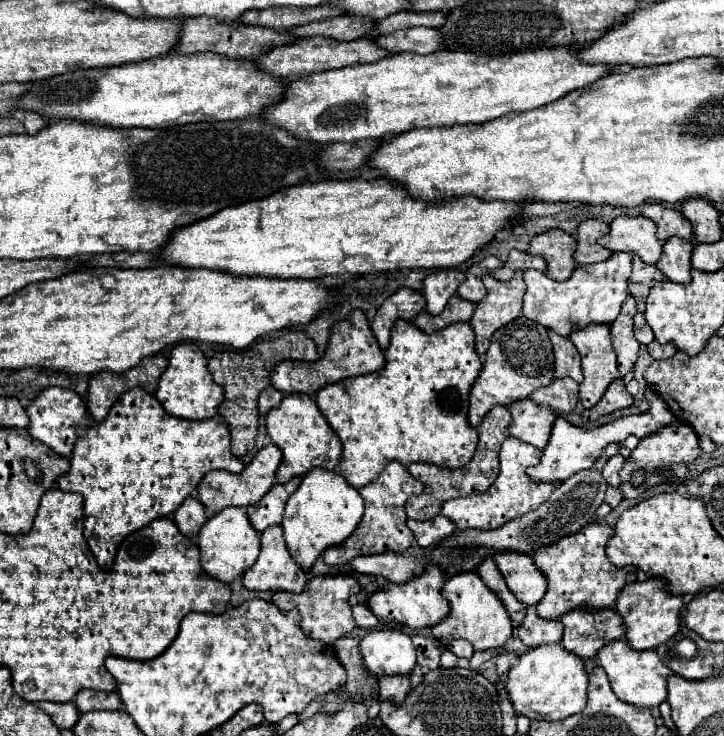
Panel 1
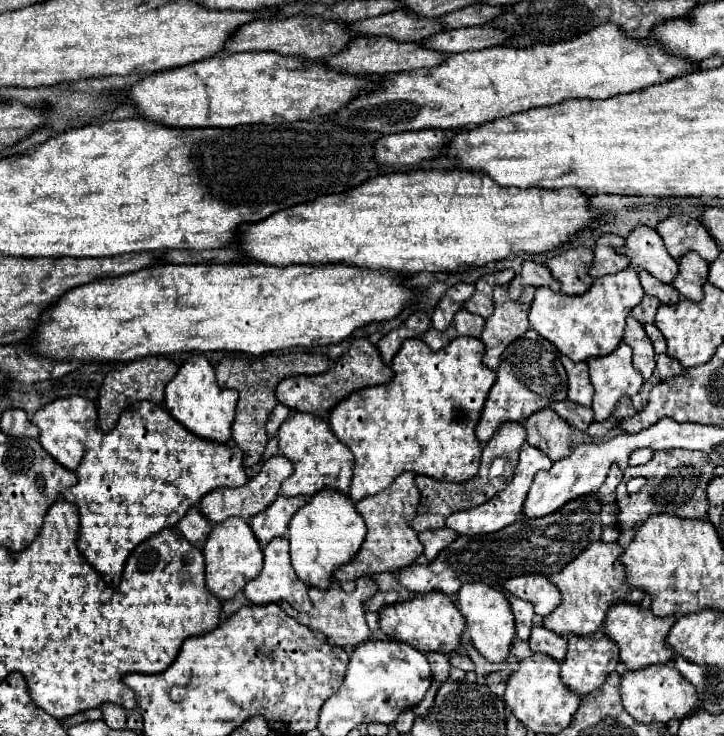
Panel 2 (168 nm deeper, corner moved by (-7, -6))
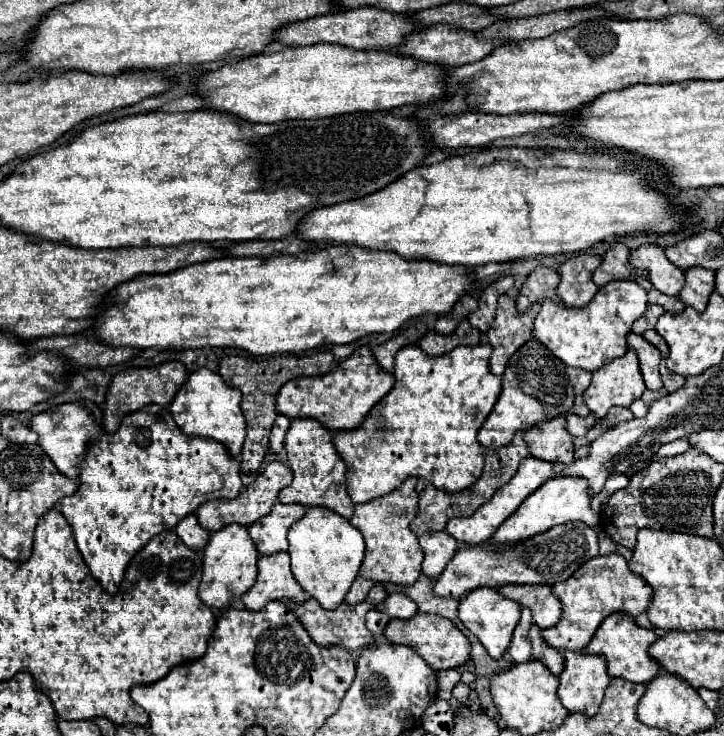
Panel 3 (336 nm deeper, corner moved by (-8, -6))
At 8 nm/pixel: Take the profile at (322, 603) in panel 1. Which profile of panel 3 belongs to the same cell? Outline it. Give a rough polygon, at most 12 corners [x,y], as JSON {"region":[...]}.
{"region":[[316,599],[288,603],[320,647],[348,651],[374,641],[370,599],[334,611]]}

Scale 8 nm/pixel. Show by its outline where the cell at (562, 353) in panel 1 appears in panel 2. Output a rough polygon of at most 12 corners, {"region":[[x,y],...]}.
{"region":[[563,355],[569,377],[569,399],[591,405],[593,385],[587,363]]}

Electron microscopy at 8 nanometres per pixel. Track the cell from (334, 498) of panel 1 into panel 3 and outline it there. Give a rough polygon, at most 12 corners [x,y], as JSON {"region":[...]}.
{"region":[[310,507],[290,527],[296,581],[324,609],[364,559],[348,519]]}

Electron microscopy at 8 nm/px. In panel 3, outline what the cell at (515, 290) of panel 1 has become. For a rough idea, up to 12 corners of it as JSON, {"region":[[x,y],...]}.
{"region":[[498,299],[486,341],[490,371],[502,375],[508,359],[532,339],[540,305],[516,311],[516,299]]}

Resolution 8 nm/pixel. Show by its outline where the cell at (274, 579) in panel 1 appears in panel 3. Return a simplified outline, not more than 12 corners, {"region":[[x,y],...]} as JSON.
{"region":[[288,553],[260,557],[258,579],[242,595],[248,611],[270,601],[304,603]]}

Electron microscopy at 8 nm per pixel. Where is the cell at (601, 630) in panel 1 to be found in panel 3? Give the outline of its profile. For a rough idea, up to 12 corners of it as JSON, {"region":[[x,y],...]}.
{"region":[[564,651],[558,699],[594,717],[610,683],[604,659]]}

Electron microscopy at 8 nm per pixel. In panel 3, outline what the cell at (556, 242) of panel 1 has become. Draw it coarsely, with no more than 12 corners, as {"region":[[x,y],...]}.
{"region":[[576,255],[560,267],[558,297],[586,307],[598,293],[592,273],[602,259]]}

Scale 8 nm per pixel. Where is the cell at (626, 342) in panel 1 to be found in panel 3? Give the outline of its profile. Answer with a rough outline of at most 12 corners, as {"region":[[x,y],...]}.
{"region":[[628,335],[628,347],[640,359],[646,389],[662,389],[660,351],[642,335]]}

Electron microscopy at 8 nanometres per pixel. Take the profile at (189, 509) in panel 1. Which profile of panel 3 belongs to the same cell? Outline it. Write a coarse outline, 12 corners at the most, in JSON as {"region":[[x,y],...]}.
{"region":[[186,515],[174,529],[186,547],[202,551],[210,533]]}

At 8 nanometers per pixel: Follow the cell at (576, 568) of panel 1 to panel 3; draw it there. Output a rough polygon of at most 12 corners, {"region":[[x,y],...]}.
{"region":[[618,553],[552,591],[562,617],[542,637],[582,651],[608,615],[636,617],[654,593]]}

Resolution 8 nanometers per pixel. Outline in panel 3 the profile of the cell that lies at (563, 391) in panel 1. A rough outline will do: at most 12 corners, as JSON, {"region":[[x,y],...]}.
{"region":[[566,415],[566,429],[580,439],[596,425],[596,415]]}

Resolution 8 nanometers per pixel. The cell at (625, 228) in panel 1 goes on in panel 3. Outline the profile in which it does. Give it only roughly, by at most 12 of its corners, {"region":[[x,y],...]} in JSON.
{"region":[[642,245],[630,263],[664,295],[678,295],[684,271],[658,245]]}

